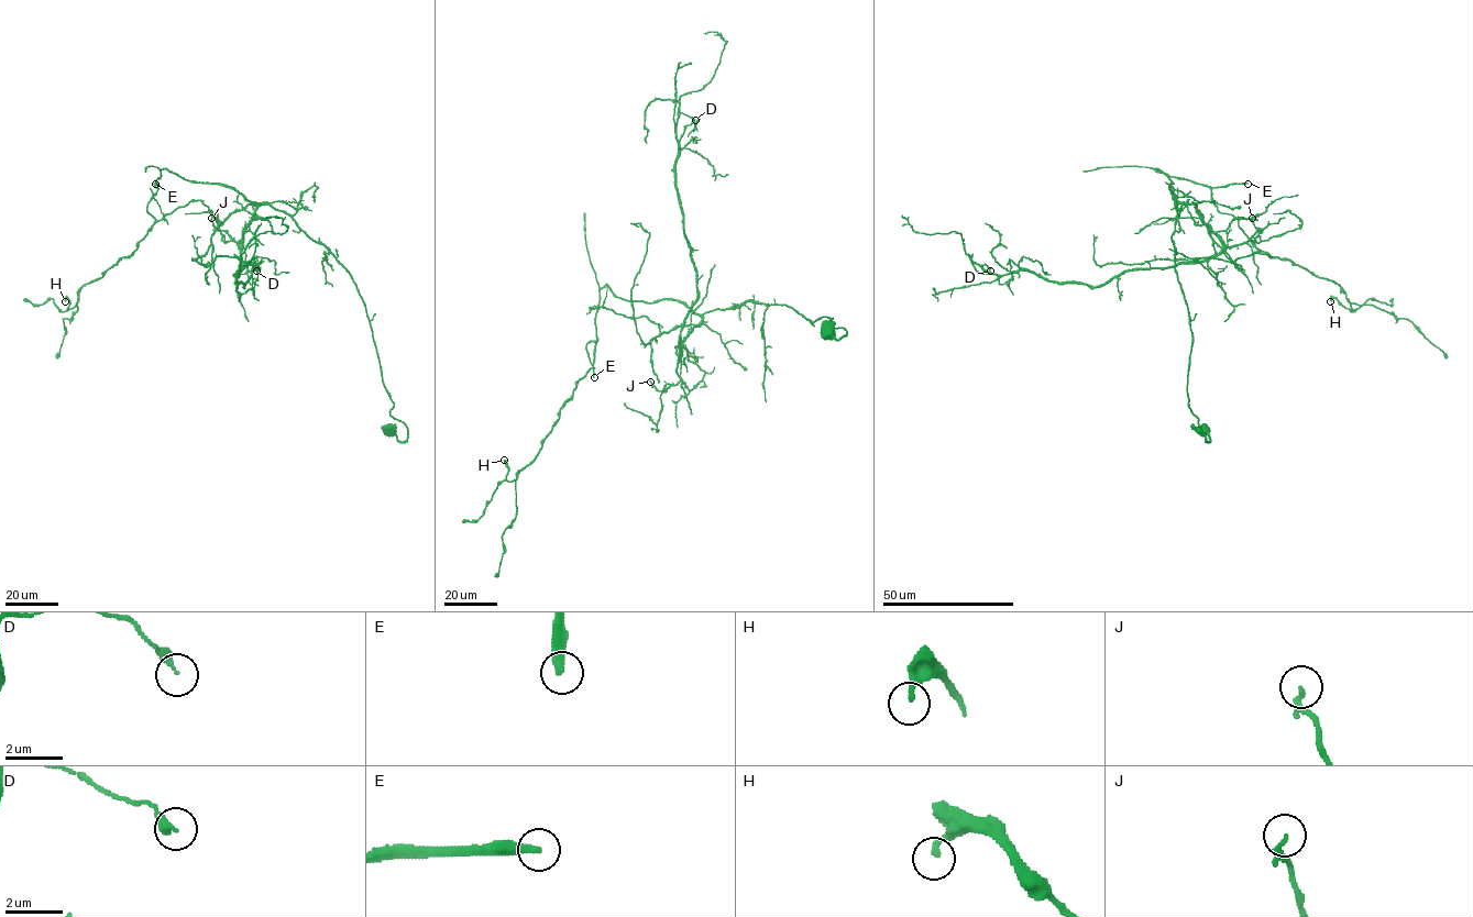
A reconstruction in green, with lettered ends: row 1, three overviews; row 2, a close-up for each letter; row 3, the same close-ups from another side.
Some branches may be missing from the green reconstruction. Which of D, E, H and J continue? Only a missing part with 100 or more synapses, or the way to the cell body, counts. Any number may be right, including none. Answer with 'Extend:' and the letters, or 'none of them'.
Extend: E

